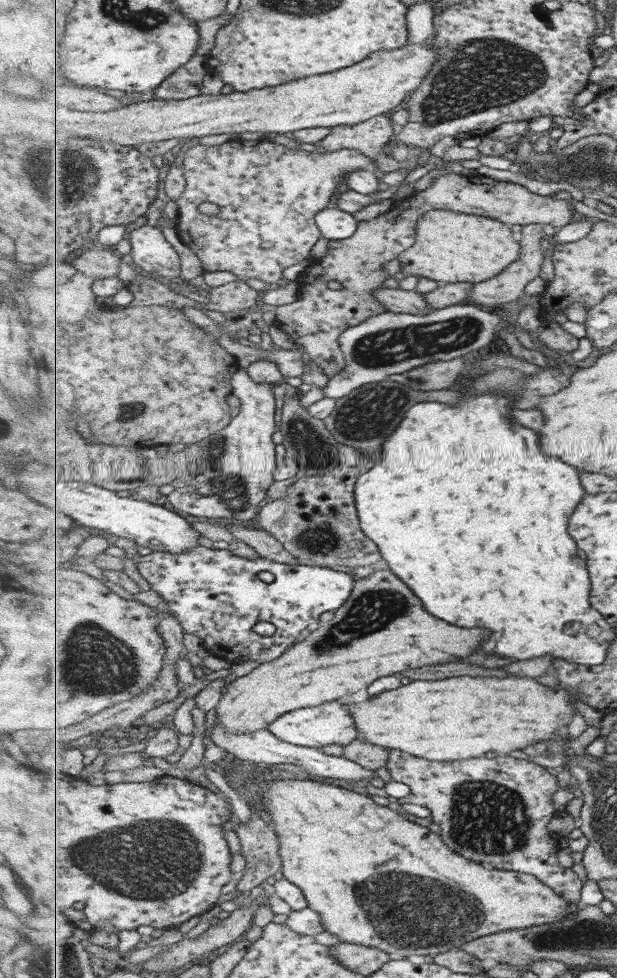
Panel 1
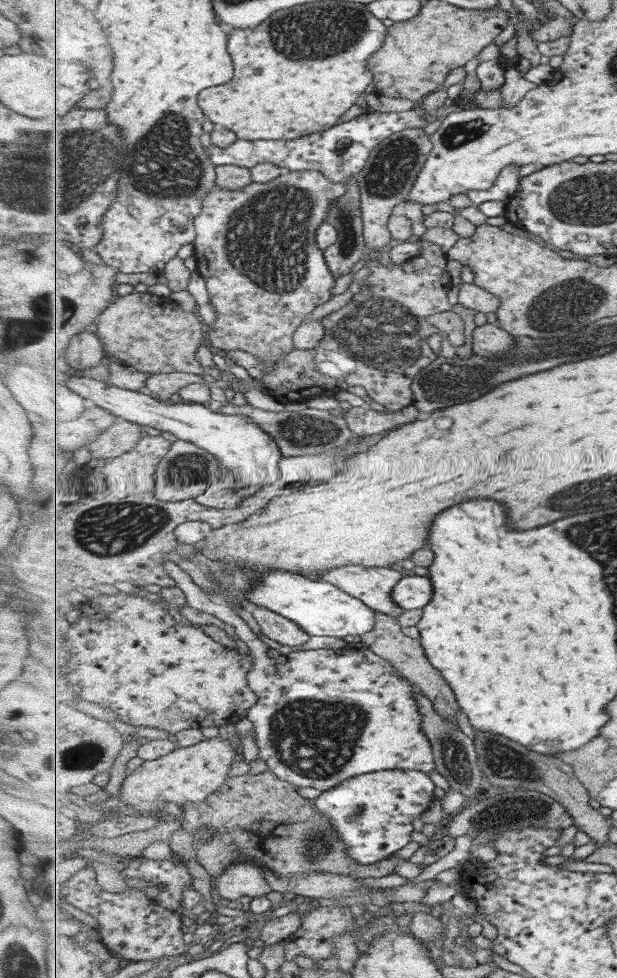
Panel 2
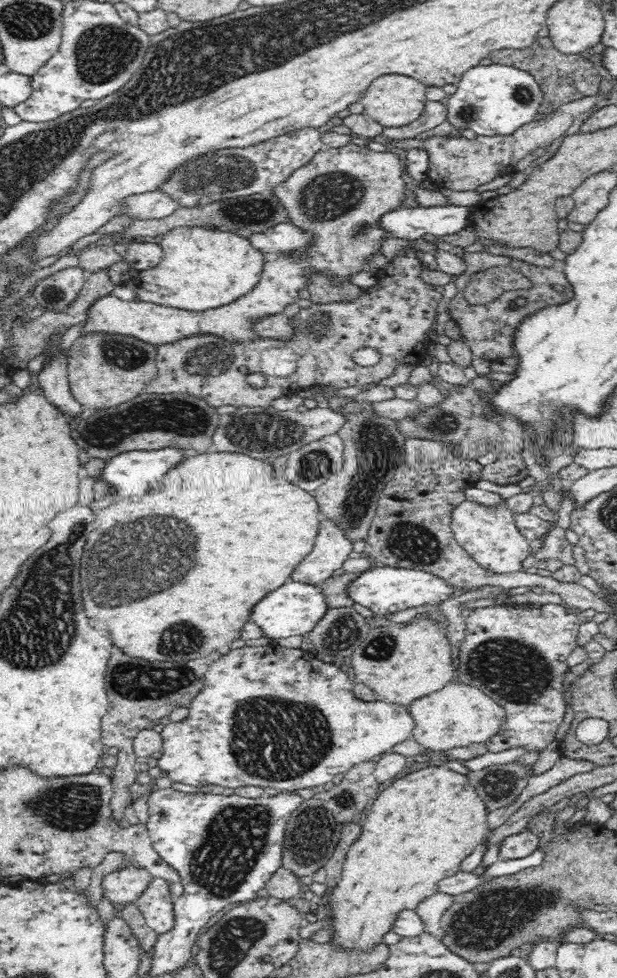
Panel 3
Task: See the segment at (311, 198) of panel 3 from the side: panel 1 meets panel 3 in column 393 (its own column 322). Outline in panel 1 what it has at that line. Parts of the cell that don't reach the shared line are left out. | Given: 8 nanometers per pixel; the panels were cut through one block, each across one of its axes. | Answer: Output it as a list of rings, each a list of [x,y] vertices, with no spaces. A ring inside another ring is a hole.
[[[233,140],[232,142],[227,142],[220,146],[200,146],[195,143],[194,146],[186,151],[184,161],[182,162],[185,179],[187,179],[187,188],[185,188],[185,192],[182,192],[179,198],[175,199],[175,202],[177,202],[180,208],[179,220],[175,226],[183,242],[187,243],[201,259],[205,271],[217,272],[217,270],[228,270],[234,273],[239,281],[249,280],[249,278],[258,278],[263,280],[266,284],[277,284],[279,280],[288,277],[288,271],[292,269],[298,271],[312,261],[311,250],[313,250],[313,246],[315,246],[322,237],[321,229],[316,223],[316,215],[327,209],[327,206],[331,204],[331,198],[341,192],[339,188],[341,188],[341,184],[345,184],[345,176],[347,176],[349,172],[355,172],[355,170],[369,170],[372,173],[378,173],[376,170],[377,163],[375,163],[375,161],[376,160],[373,160],[369,155],[365,155],[365,153],[361,152],[361,149],[345,148],[335,152],[325,150],[324,153],[319,153],[314,150],[310,153],[307,150],[293,150],[285,146],[279,146],[279,144],[275,144],[275,142],[268,142],[266,140],[259,140],[258,142]],[[205,202],[212,202],[219,206],[219,213],[217,213],[217,215],[208,216],[207,214],[203,214],[203,212],[199,212],[199,206],[205,204]]]

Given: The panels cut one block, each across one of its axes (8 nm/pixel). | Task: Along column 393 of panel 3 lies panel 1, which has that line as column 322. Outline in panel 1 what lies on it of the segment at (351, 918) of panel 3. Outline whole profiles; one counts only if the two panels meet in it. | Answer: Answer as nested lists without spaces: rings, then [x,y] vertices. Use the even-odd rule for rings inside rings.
[[[261,778],[254,782],[254,788],[261,789],[259,793],[261,794],[260,804],[265,807],[266,812],[271,814],[271,824],[280,837],[280,857],[283,859],[281,871],[284,876],[283,878],[303,890],[309,907],[321,914],[327,932],[341,939],[340,943],[379,948],[387,952],[392,958],[420,960],[425,955],[435,957],[439,954],[447,953],[449,950],[453,950],[453,948],[460,949],[475,939],[496,932],[549,924],[551,921],[561,921],[561,919],[565,919],[568,915],[573,915],[578,910],[577,906],[571,906],[563,896],[559,896],[555,890],[546,886],[535,876],[525,875],[516,871],[503,872],[493,868],[487,870],[487,868],[481,866],[483,863],[469,860],[469,858],[455,853],[445,844],[440,834],[433,834],[429,828],[419,826],[415,822],[410,822],[406,816],[401,816],[399,812],[387,808],[387,805],[381,806],[375,804],[371,800],[371,797],[368,798],[363,794],[358,794],[347,788],[308,778],[305,780],[266,780],[266,778]]]

